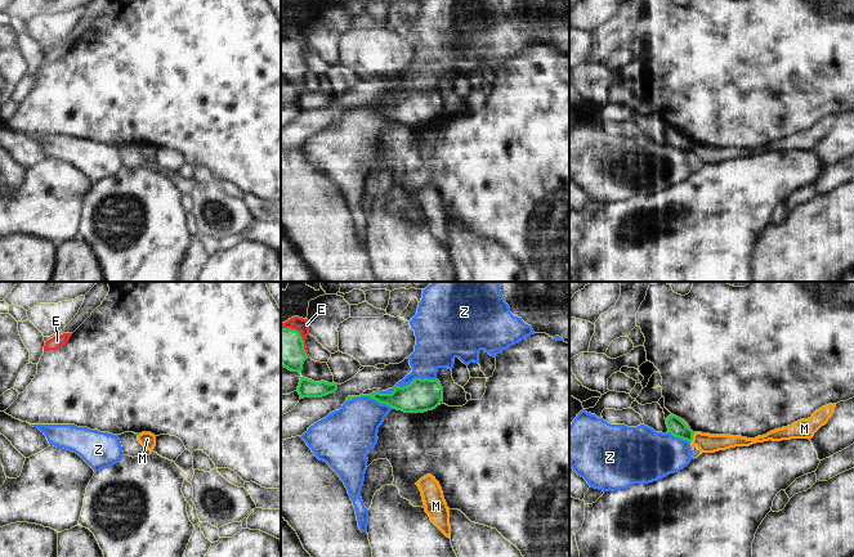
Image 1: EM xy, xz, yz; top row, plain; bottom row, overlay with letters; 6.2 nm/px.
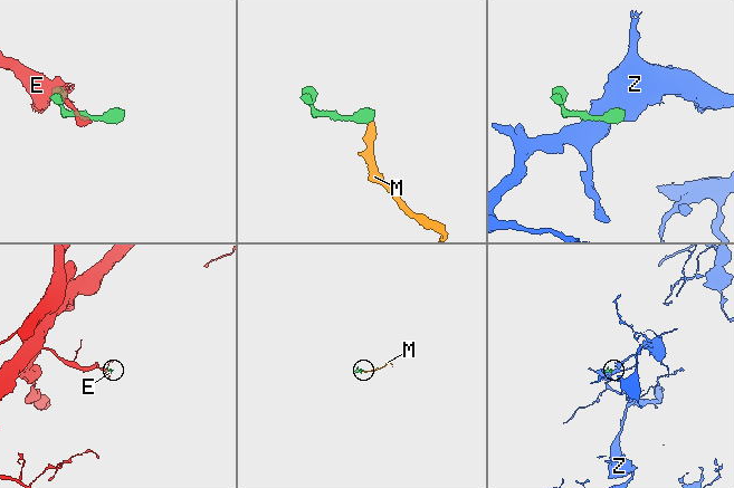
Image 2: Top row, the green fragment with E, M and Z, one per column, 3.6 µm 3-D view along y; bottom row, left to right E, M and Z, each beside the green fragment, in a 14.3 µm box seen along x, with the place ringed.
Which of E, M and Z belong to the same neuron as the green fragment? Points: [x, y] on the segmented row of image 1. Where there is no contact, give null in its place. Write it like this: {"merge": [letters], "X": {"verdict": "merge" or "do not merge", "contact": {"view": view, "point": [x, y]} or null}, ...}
{"merge": [], "E": {"verdict": "do not merge", "contact": {"view": "xz", "point": [300, 337]}}, "M": {"verdict": "do not merge", "contact": {"view": "yz", "point": [692, 438]}}, "Z": {"verdict": "do not merge", "contact": {"view": "xz", "point": [393, 391]}}}

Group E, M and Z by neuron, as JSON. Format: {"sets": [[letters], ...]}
{"sets": [["E"], ["M"], ["Z"]]}

